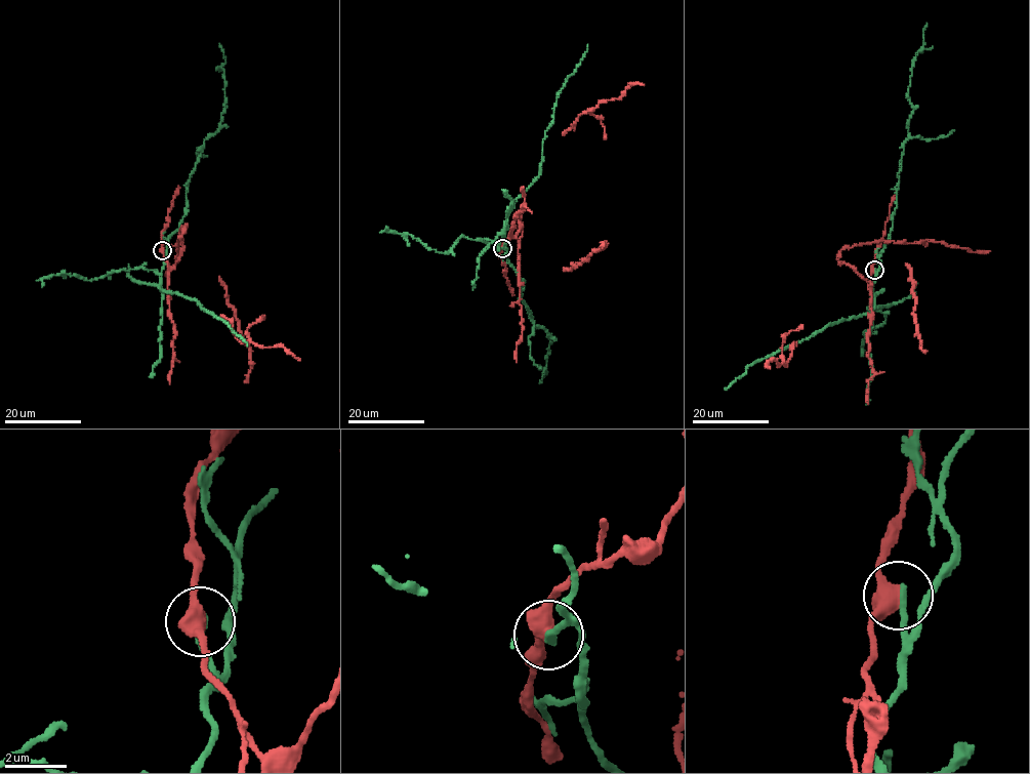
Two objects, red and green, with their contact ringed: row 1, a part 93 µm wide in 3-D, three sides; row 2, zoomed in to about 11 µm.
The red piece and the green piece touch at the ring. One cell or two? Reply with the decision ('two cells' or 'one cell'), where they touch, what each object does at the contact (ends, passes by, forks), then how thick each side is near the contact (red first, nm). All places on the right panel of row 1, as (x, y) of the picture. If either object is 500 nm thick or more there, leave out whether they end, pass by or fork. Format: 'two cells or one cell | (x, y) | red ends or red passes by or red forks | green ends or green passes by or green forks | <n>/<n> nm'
two cells | (874, 270) | red passes by | green ends | 480/240 nm

